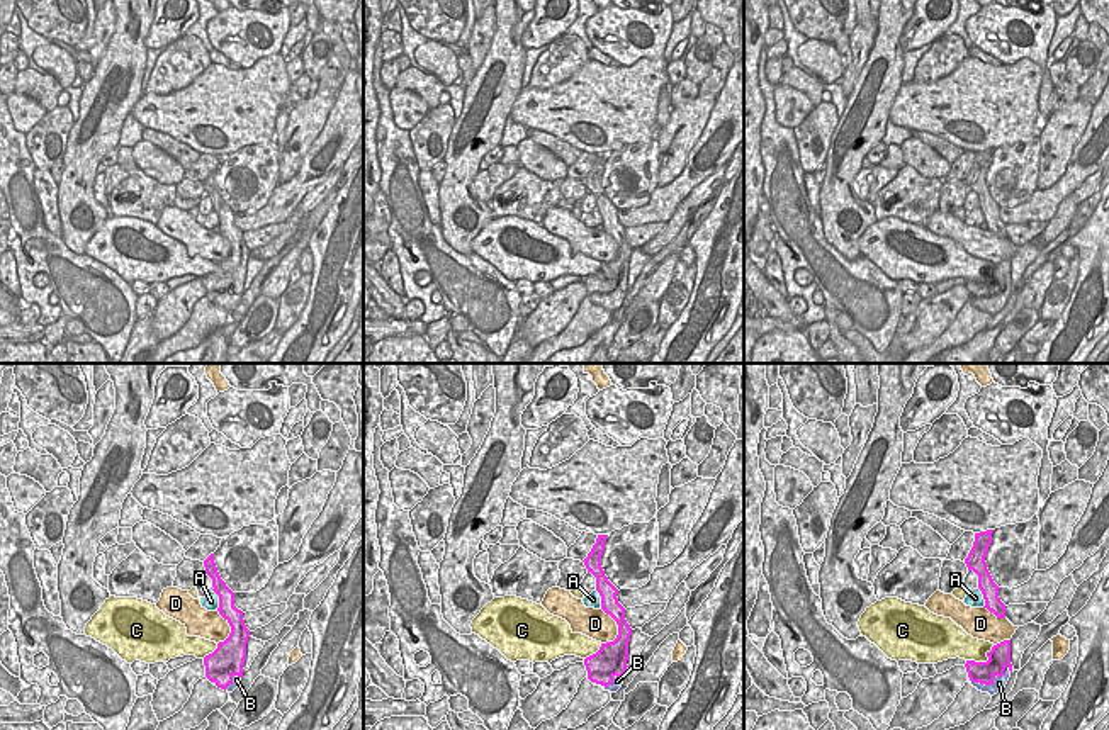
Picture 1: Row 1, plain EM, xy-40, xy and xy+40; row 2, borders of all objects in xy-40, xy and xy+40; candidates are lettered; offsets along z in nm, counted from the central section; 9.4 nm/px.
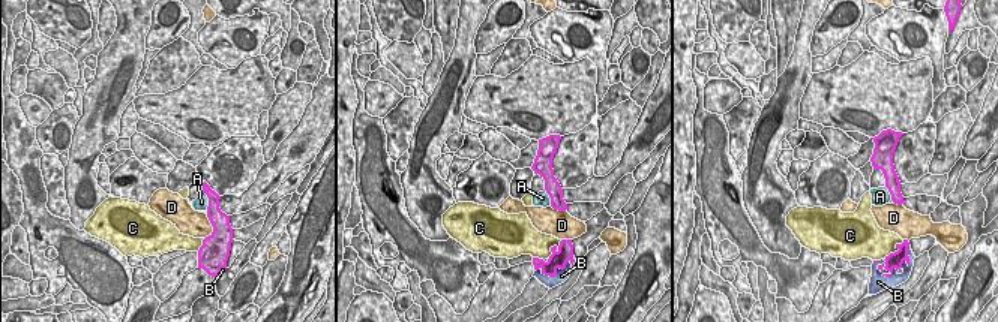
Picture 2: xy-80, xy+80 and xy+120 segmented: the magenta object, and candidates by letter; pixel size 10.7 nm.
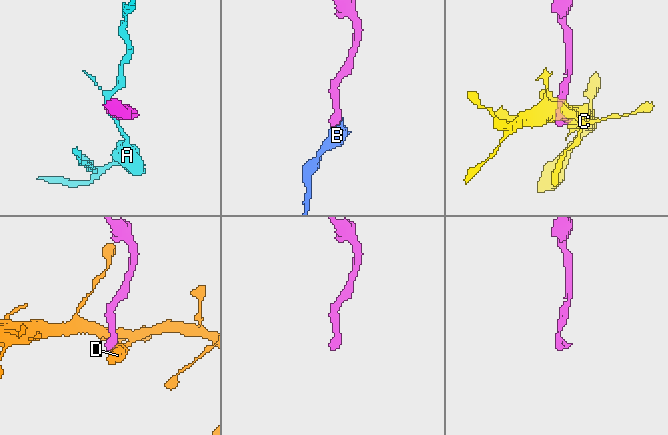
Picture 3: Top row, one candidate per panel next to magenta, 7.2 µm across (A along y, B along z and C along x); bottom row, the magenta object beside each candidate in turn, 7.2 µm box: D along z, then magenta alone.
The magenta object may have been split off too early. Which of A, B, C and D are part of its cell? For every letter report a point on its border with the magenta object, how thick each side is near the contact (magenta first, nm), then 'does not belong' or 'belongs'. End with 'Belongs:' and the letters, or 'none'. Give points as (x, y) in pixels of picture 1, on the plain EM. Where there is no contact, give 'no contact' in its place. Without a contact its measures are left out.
A: xy-40 (219, 219) | 160/160 nm | does not belong
B: xy+40 (992, 301) | 220/130 nm | belongs
C: xy+40 (984, 282) | 220/240 nm | does not belong
D: xy (619, 247) | 240/280 nm | does not belong
Belongs: B

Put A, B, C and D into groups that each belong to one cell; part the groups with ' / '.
A / B / C / D

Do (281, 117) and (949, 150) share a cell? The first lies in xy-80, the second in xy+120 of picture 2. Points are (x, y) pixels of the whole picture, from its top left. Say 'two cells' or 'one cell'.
one cell

